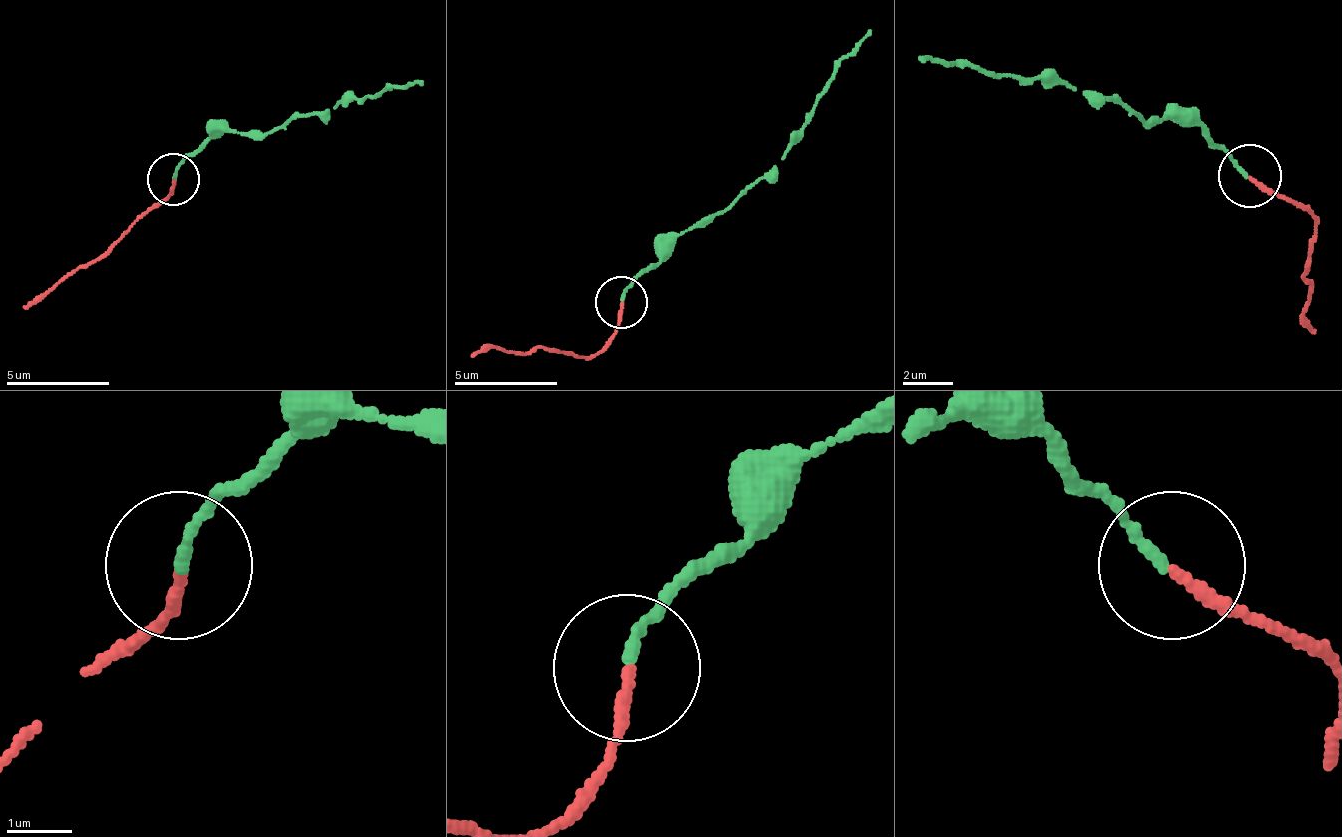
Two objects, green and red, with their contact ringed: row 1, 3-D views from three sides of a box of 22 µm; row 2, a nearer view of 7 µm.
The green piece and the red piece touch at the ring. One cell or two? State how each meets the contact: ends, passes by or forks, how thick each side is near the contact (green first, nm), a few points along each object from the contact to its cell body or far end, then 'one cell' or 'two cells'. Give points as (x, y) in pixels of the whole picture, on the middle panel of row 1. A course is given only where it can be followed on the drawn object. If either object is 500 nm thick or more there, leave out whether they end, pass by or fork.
green ends; red ends; calibres 160 and 170 nm; course green (622, 301), (659, 254), (711, 213), (726, 213), (783, 161), (830, 72), (872, 31); course red (622, 301), (617, 332), (586, 358), (550, 348), (482, 348), (472, 358); one cell

